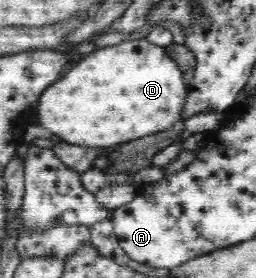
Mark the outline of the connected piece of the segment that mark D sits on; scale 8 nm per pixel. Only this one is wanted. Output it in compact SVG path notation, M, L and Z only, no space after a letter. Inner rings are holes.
M147 38L124 39L113 46L96 47L93 52L74 60L52 84L38 99L40 123L72 145L110 147L170 129L178 121L184 121L180 111L184 107L188 84L184 82L182 70L163 47L154 45Z

